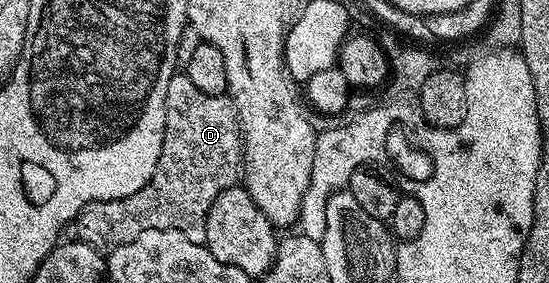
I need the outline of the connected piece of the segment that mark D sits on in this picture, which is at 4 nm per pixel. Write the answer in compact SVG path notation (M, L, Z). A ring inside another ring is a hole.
M175 72L174 78L168 83L166 96L164 147L160 151L160 159L156 163L152 179L147 185L140 187L136 195L111 201L93 201L83 207L76 218L77 240L99 251L109 251L124 243L132 243L132 239L136 239L136 235L144 231L175 229L188 239L192 239L192 243L205 245L208 211L212 203L216 203L216 195L220 195L220 191L228 187L239 184L243 173L242 130L238 128L238 112L234 109L234 102L226 95L204 95L204 91L200 91L200 87L195 87L185 72Z

